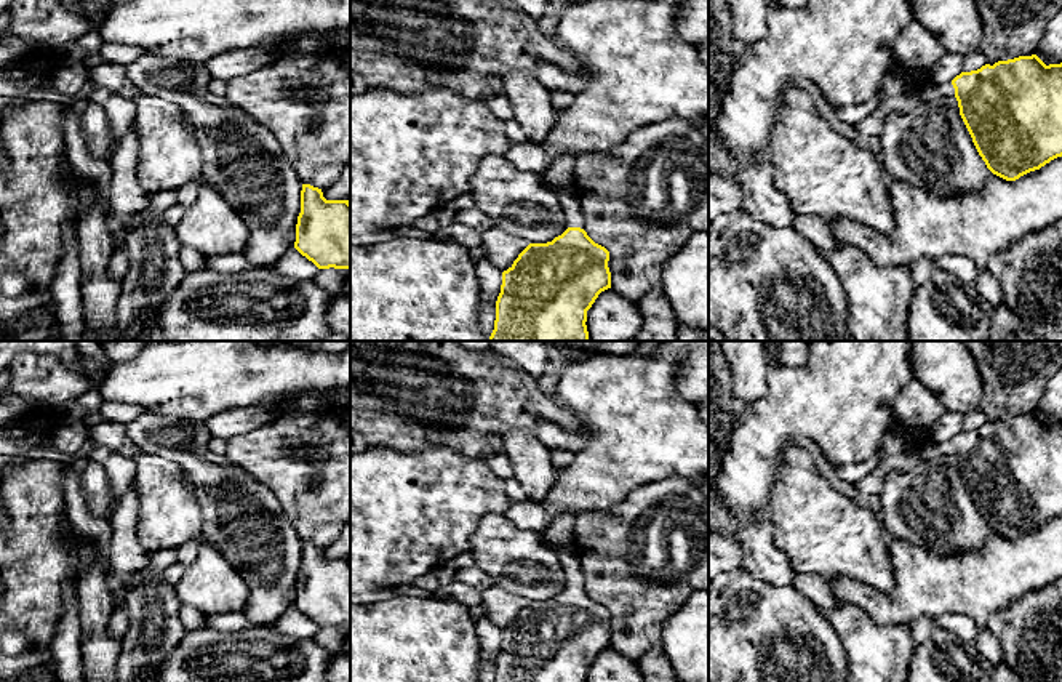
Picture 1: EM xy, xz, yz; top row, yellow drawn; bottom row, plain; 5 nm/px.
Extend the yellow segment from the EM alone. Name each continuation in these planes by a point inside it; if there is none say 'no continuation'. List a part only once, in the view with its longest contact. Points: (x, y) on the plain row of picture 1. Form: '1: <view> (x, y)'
1: xz (570, 559)

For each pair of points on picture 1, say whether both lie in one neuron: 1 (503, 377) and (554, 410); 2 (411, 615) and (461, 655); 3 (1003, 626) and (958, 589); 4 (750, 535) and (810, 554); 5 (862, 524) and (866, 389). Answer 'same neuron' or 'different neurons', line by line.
1: same neuron
2: same neuron
3: different neurons
4: different neurons
5: different neurons

